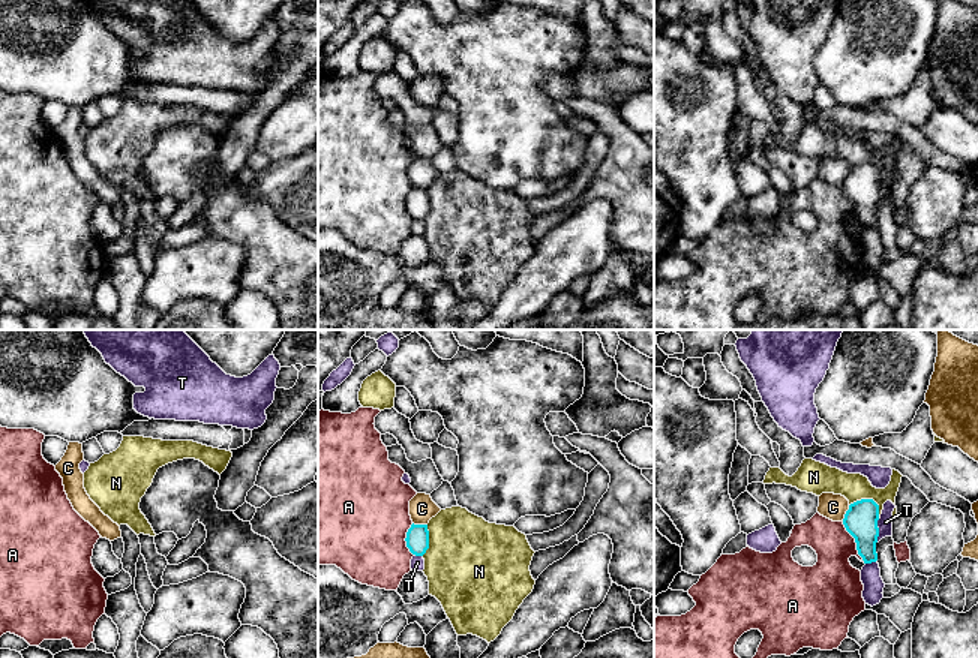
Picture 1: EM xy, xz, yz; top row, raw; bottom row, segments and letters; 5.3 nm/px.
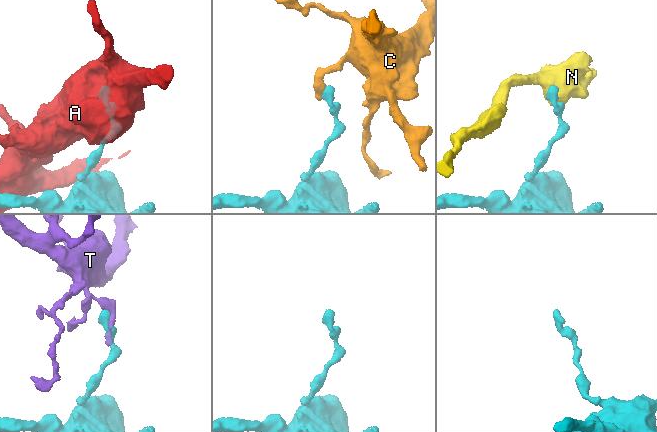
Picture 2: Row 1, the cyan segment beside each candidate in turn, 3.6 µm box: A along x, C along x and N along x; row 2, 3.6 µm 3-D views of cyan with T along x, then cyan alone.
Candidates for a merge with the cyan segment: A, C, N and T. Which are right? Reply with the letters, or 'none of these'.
none of these

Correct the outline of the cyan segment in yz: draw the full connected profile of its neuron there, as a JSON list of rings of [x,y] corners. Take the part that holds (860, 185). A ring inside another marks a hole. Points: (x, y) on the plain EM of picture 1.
[[[861,163],[850,168],[843,183],[846,195],[855,202],[858,219],[864,228],[878,225],[878,184],[879,169],[873,163]]]

